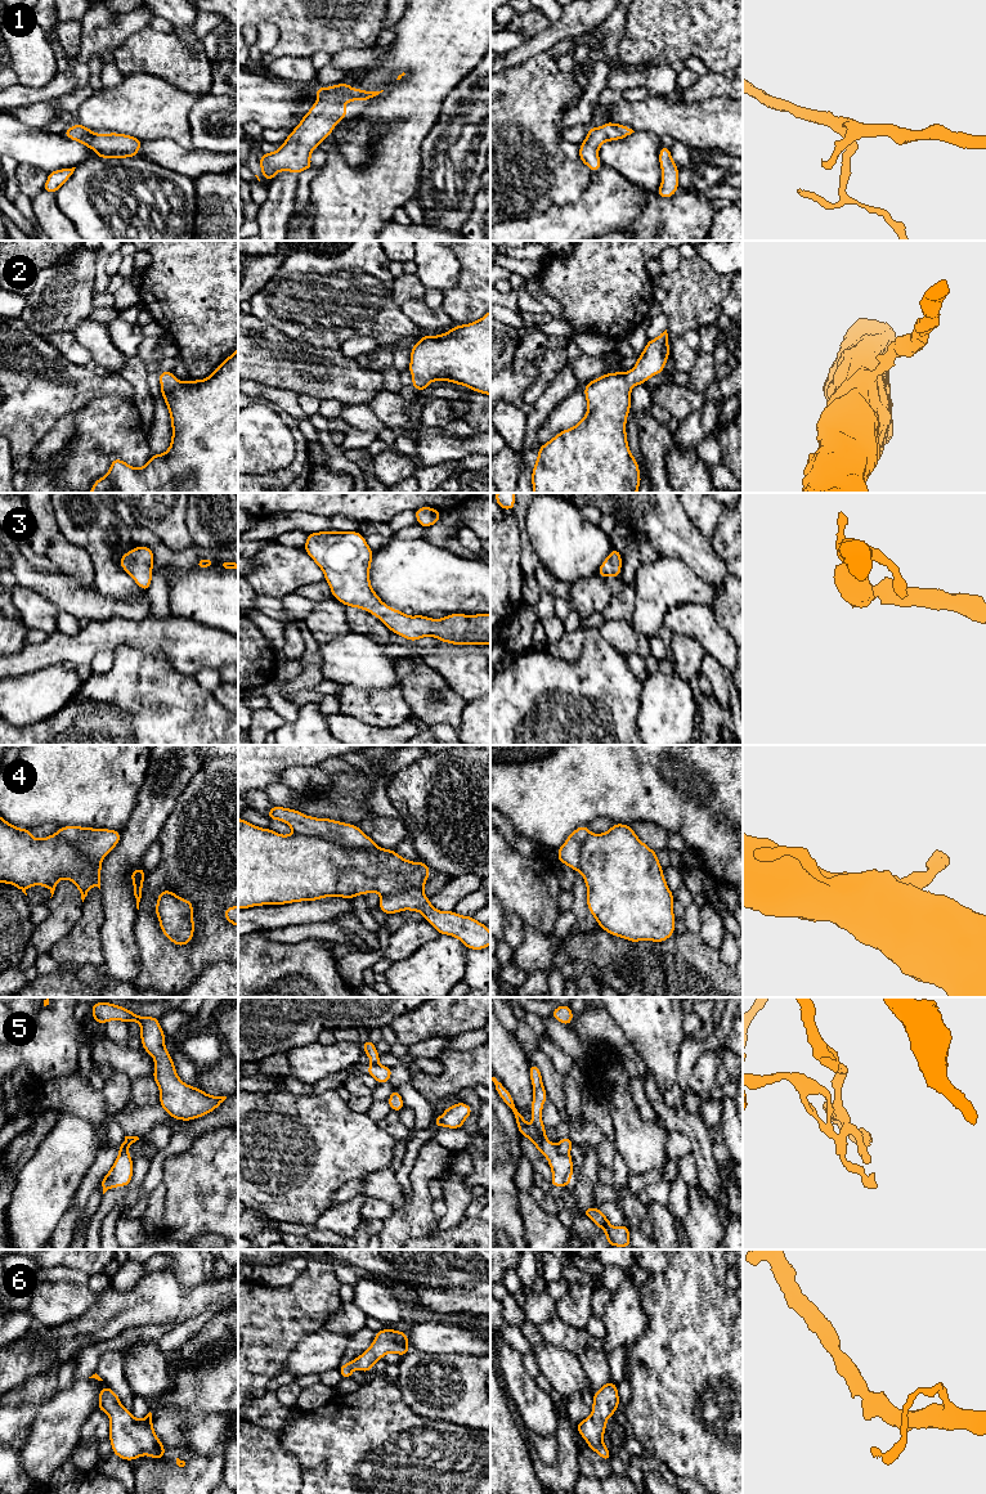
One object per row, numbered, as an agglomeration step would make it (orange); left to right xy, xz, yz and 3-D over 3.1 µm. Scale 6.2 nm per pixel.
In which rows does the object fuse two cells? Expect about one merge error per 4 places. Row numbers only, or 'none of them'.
4, 5

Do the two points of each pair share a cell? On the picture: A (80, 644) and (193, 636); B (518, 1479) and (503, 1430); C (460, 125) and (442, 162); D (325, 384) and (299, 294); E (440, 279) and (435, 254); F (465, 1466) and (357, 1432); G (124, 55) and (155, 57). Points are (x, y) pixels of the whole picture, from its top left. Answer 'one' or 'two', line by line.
A: one
B: one
C: one
D: two
E: one
F: one
G: one

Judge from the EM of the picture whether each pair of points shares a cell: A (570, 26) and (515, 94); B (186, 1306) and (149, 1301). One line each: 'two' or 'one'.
A: two
B: one

